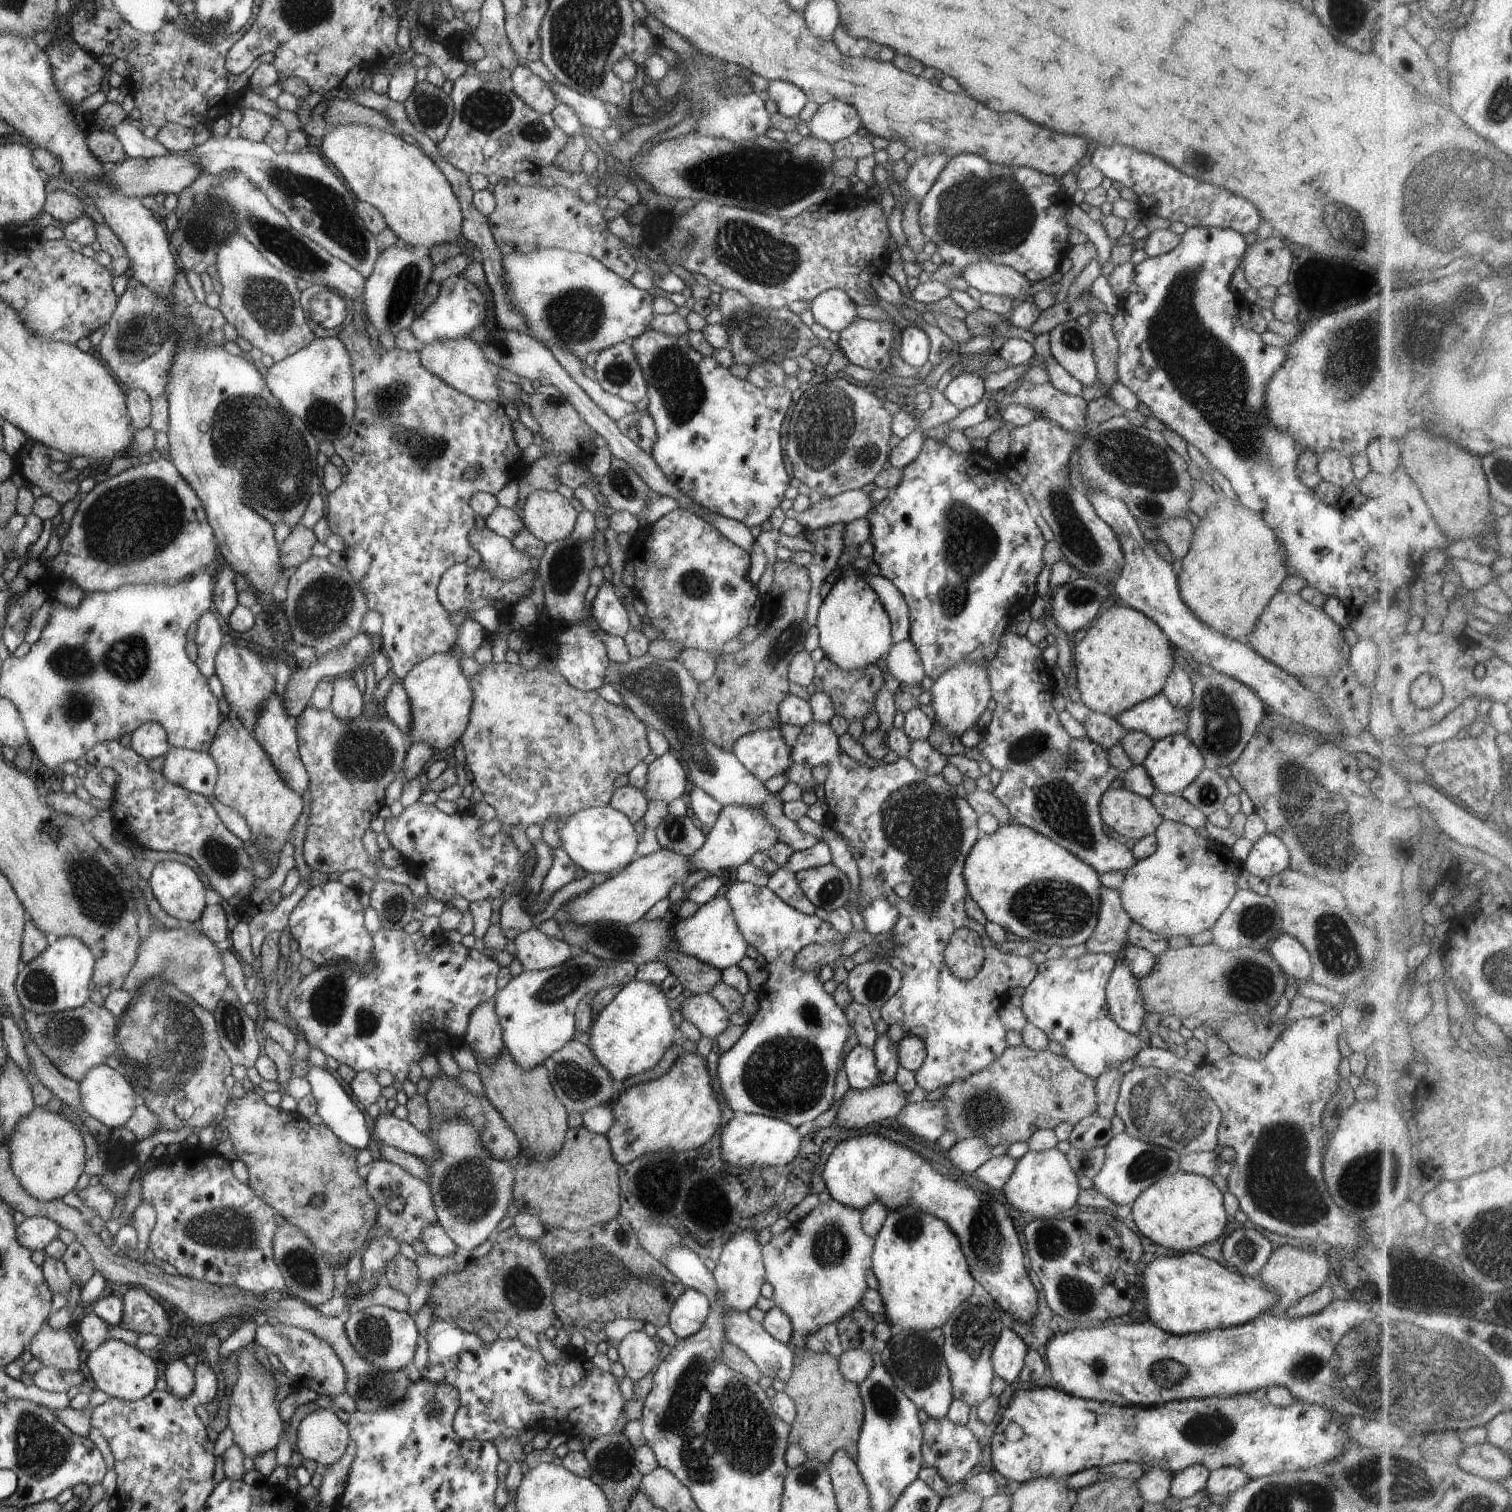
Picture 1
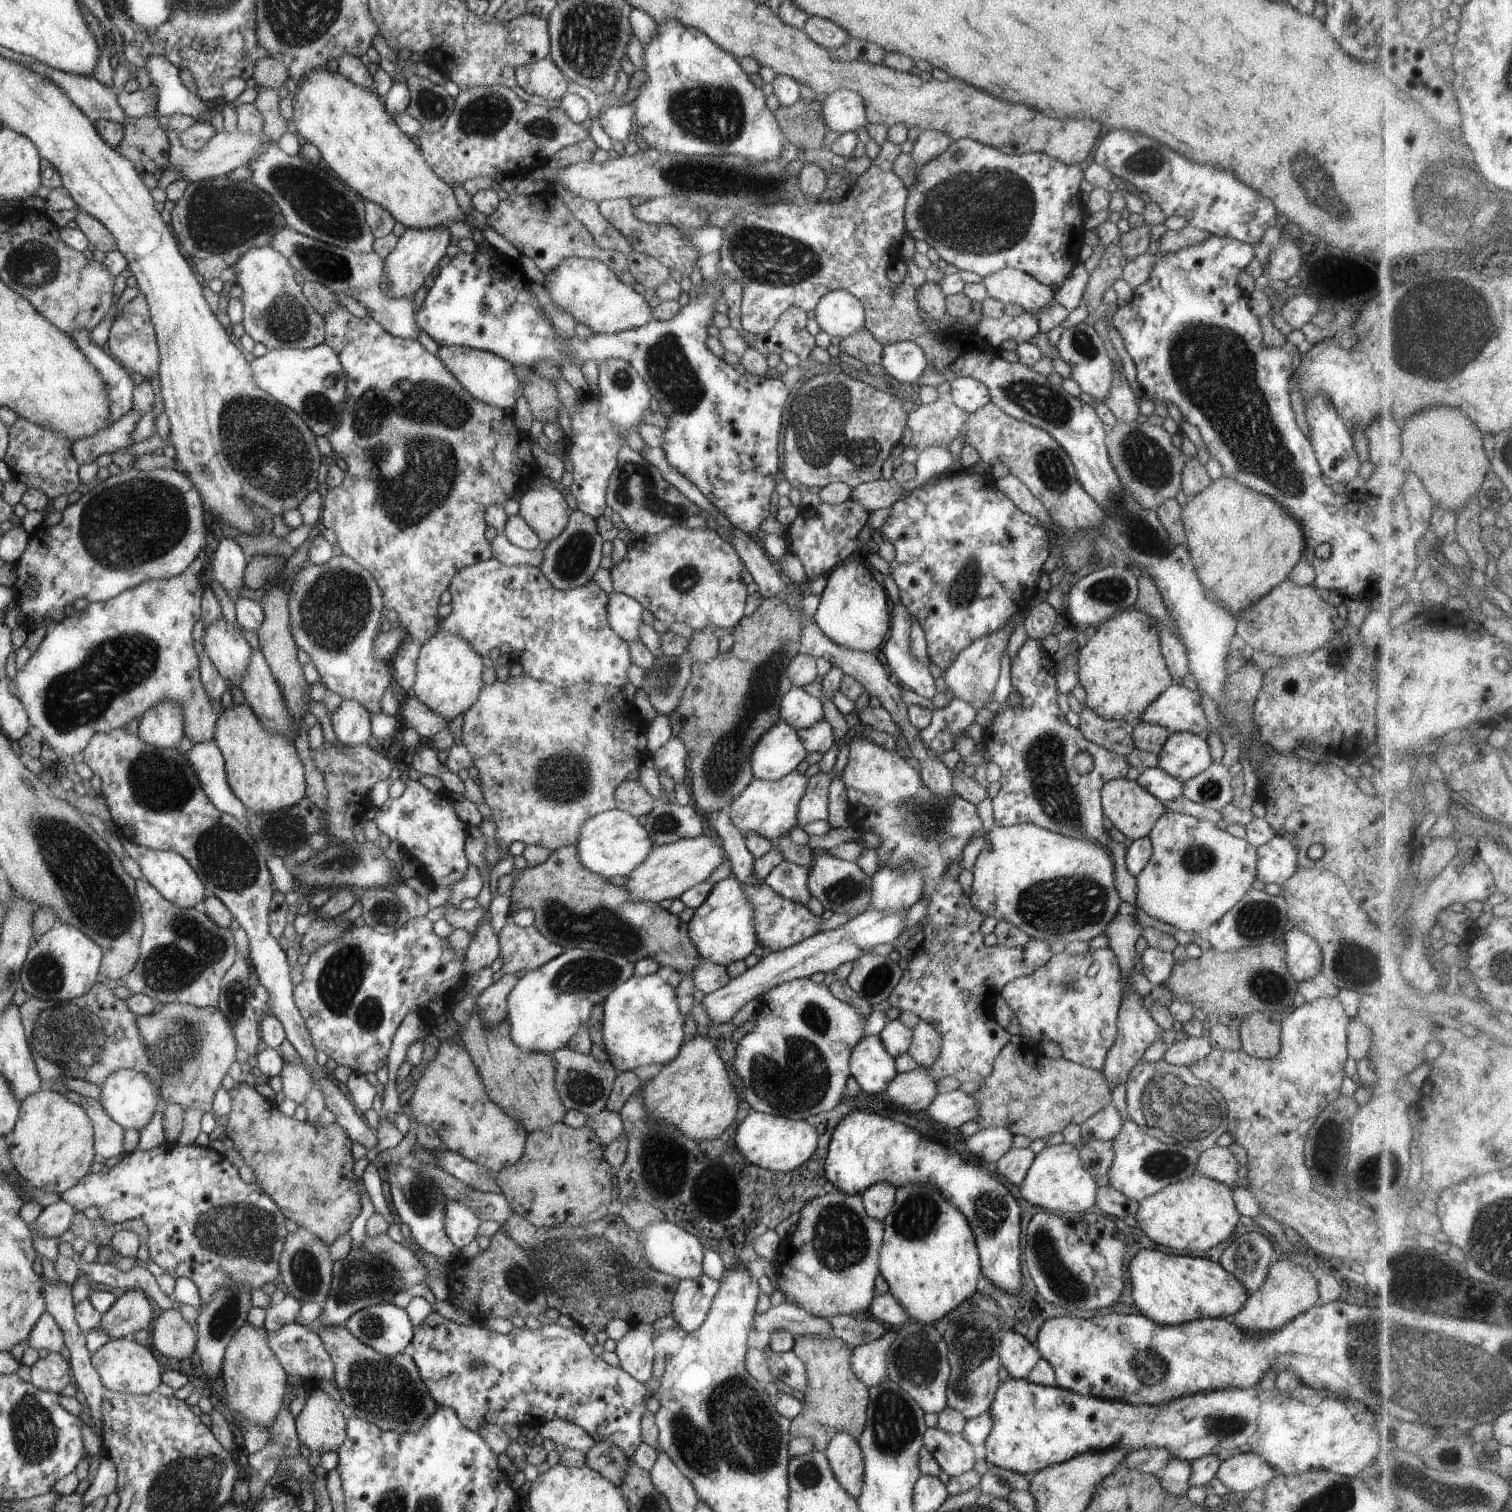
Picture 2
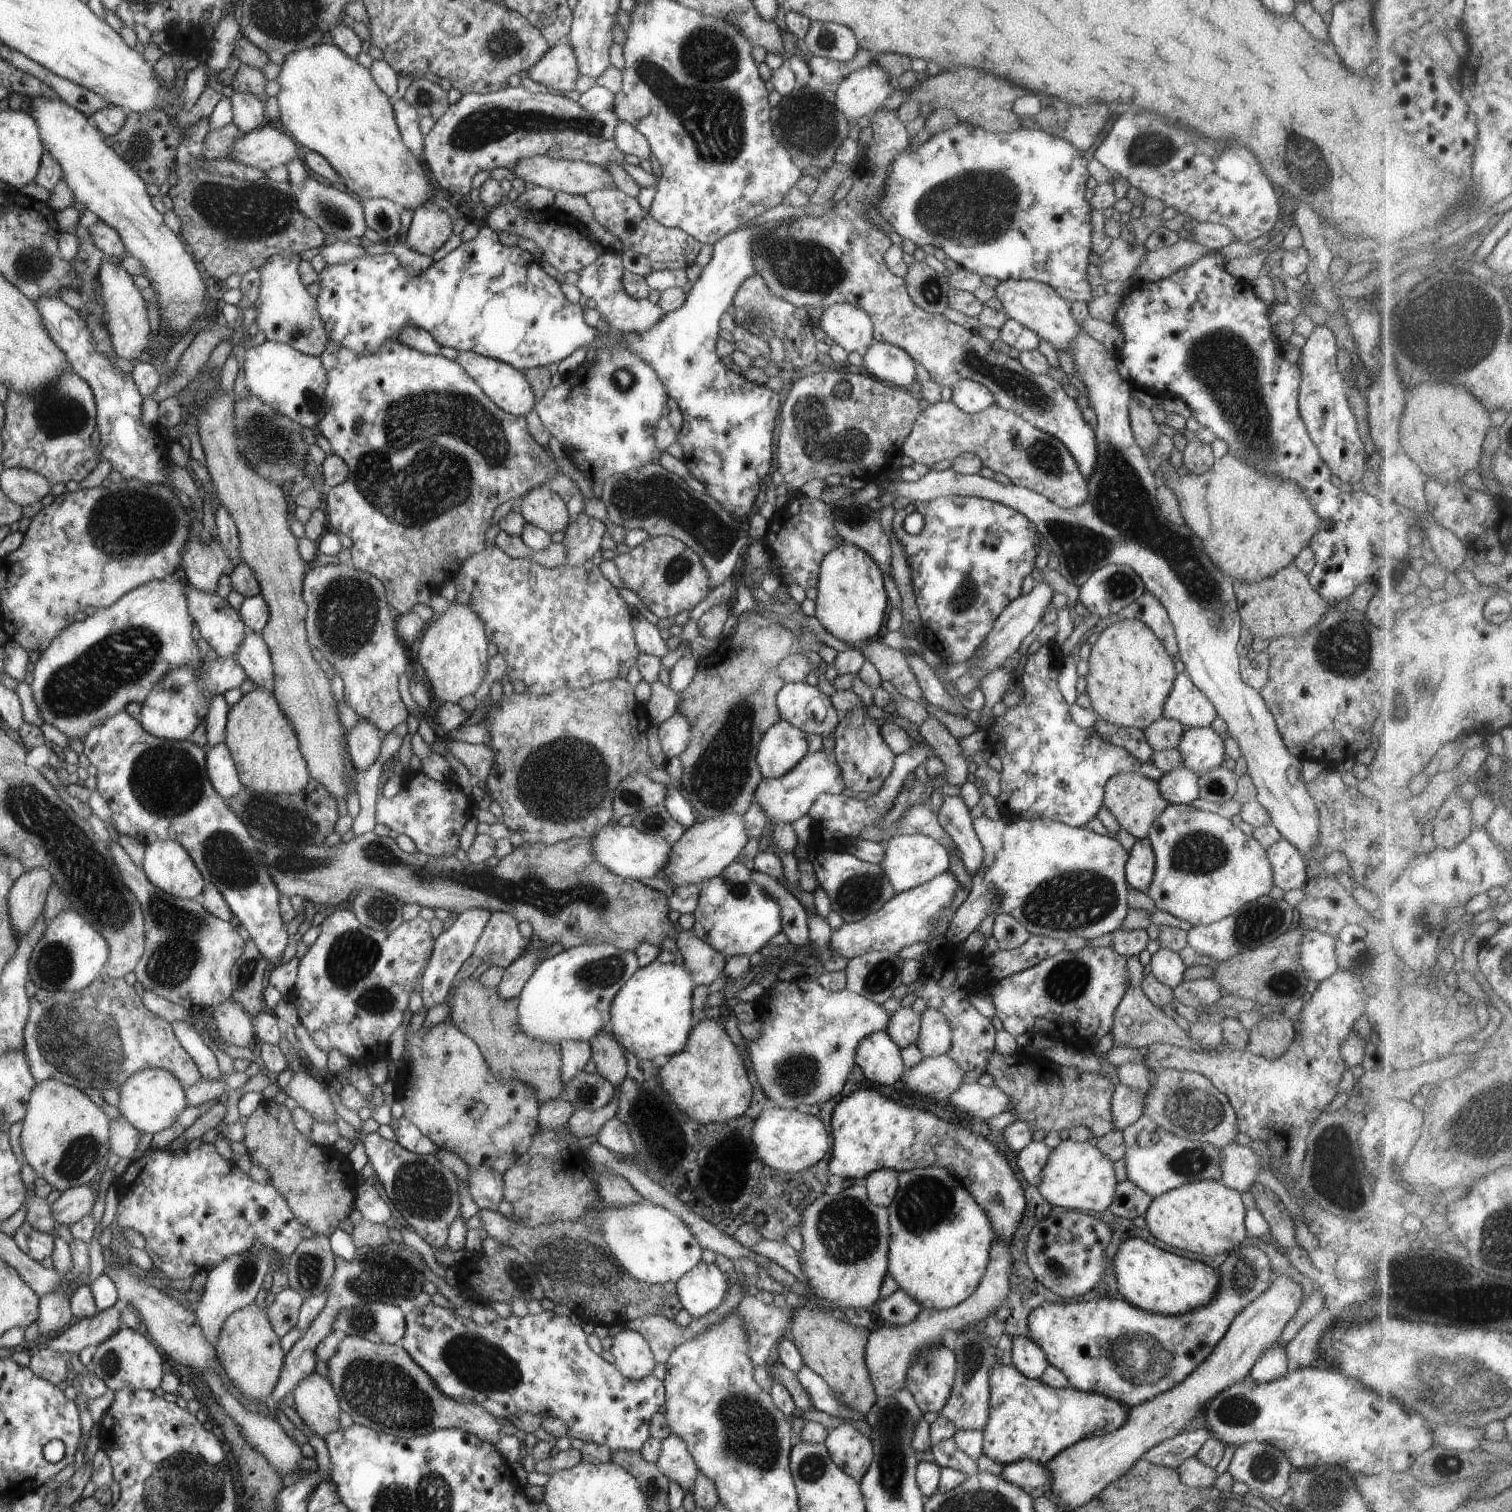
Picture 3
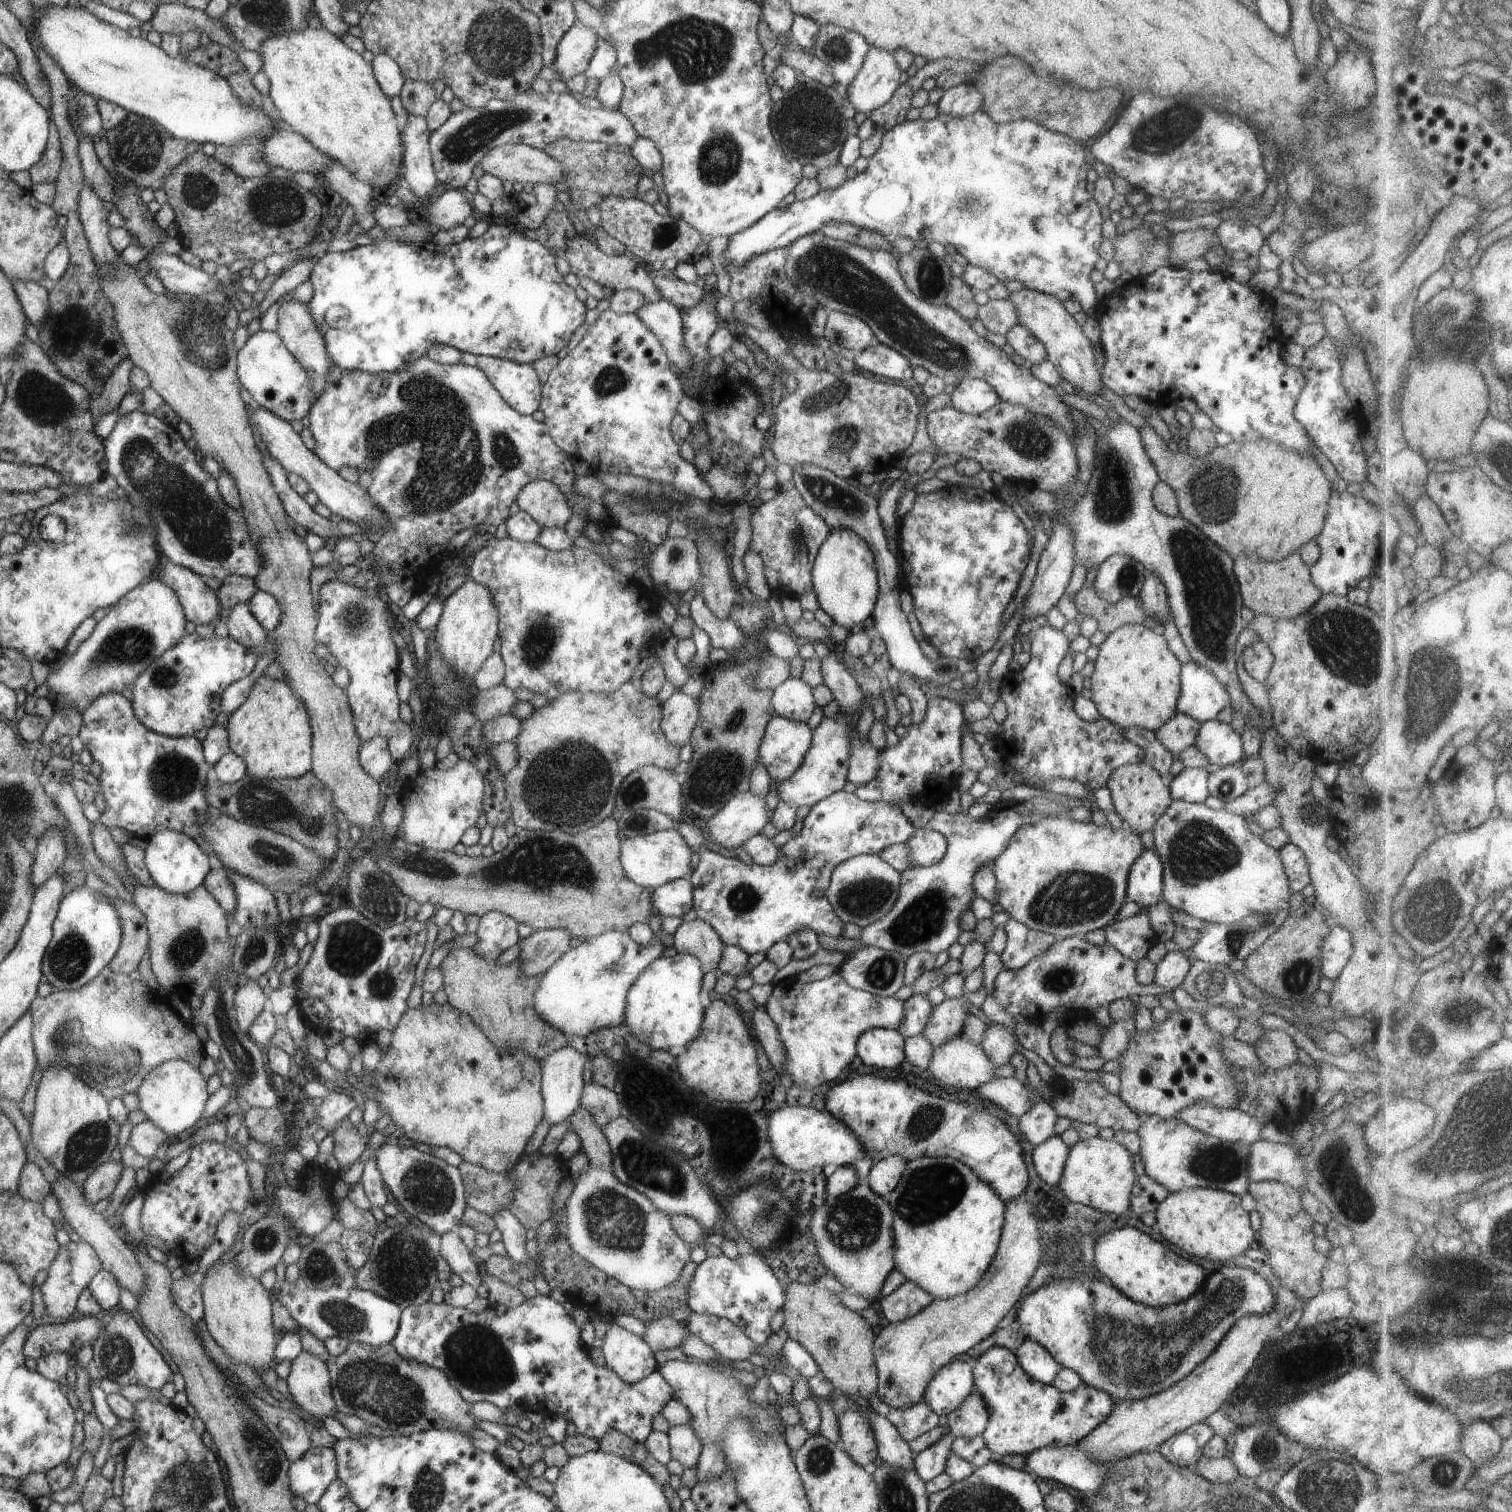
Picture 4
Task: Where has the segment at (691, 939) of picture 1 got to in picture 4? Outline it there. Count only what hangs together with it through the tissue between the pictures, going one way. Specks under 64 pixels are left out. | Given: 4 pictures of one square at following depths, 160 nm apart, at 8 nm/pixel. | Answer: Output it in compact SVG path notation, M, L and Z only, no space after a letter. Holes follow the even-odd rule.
M836 791L834 794L831 794L828 798L822 799L820 802L814 804L813 807L809 808L809 813L803 818L803 826L800 834L796 838L791 838L783 847L784 856L779 856L778 860L775 863L772 863L770 866L757 865L753 864L744 864L740 859L730 859L724 857L724 855L717 853L708 849L705 845L705 839L701 836L701 828L696 826L688 815L684 815L683 819L680 819L675 824L675 829L684 836L688 846L699 854L699 864L694 869L692 876L690 877L690 882L693 886L693 909L697 914L697 919L700 919L702 922L707 922L712 926L712 928L719 934L719 937L722 939L722 942L728 946L732 945L744 950L750 956L756 954L756 952L767 951L771 946L774 946L779 940L786 939L788 935L792 935L798 932L803 928L811 928L815 930L818 934L826 934L828 936L834 936L838 938L843 936L843 925L841 918L838 918L838 915L834 912L830 901L825 895L826 889L831 883L831 874L832 871L846 859L855 857L859 854L869 854L877 855L883 848L887 846L896 844L896 843L905 843L907 838L910 838L915 833L914 826L906 819L902 809L900 807L895 807L894 805L889 805L887 802L870 802L862 800L855 795L855 793L848 793L846 791Z

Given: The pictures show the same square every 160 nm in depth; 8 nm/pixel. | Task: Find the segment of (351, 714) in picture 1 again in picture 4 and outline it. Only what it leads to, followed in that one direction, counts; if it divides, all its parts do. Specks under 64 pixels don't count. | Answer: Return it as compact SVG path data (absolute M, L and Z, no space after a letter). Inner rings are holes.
M380 735L365 740L361 746L360 761L370 775L382 778L393 762L389 740Z

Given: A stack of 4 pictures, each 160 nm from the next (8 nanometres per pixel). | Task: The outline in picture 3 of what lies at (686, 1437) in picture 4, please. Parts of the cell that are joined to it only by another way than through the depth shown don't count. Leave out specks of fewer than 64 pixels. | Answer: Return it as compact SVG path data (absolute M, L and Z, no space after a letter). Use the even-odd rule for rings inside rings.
M670 1434L661 1442L661 1451L655 1463L663 1474L669 1478L669 1482L677 1482L678 1486L684 1491L684 1494L685 1492L692 1493L699 1470L694 1459L688 1452L686 1443L679 1436Z

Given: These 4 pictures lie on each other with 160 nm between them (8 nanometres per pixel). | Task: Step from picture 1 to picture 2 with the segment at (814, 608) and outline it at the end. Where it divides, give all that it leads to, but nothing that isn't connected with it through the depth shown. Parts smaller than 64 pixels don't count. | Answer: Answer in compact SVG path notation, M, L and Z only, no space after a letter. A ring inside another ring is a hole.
M852 499L837 505L821 502L817 507L800 508L799 513L798 518L787 528L784 540L789 552L802 563L809 582L828 574L850 554L858 552L856 537L867 524L870 514Z

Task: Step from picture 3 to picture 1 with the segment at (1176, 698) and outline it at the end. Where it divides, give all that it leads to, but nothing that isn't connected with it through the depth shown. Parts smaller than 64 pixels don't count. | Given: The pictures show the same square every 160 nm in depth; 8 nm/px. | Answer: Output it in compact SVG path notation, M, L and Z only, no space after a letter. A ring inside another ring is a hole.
M1160 693L1125 710L1115 719L1127 731L1140 731L1157 741L1168 735L1184 733L1187 714Z

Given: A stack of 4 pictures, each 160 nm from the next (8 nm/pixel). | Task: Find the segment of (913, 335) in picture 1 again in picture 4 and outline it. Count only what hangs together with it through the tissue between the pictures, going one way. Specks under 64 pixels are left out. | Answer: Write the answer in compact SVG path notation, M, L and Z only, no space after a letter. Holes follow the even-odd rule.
M875 342L865 351L861 351L853 361L860 370L866 370L866 372L890 378L890 380L906 382L912 379L914 367L910 361L897 350L880 342Z

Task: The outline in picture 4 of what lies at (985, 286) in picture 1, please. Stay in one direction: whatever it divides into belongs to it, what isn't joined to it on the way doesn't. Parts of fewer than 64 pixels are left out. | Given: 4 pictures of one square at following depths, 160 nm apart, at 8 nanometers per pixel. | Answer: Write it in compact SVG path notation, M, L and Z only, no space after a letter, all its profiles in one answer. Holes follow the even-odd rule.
M1026 287L1010 293L1007 300L1015 306L1019 324L1027 328L1036 339L1042 341L1047 358L1054 364L1061 378L1068 380L1074 388L1083 390L1086 394L1102 395L1101 386L1104 384L1096 370L1094 346L1084 335L1080 324L1077 324L1068 312L1065 304L1051 294Z

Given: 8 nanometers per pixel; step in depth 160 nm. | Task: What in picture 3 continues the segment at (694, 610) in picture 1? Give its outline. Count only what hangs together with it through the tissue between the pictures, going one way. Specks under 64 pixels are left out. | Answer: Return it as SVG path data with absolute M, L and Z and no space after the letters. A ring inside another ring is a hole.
M670 535L649 537L628 552L616 555L614 561L625 587L634 591L644 606L660 620L674 618L685 610L692 611L712 590L709 572L701 556Z

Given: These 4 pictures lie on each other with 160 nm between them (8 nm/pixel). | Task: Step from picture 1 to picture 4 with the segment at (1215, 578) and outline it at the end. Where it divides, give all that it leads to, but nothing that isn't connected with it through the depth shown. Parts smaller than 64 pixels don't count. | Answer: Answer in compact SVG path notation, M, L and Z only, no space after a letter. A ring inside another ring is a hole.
M1145 424L1139 431L1143 447L1160 480L1176 493L1182 518L1199 528L1233 559L1255 556L1262 561L1281 561L1320 534L1329 510L1331 492L1336 485L1328 480L1313 454L1301 455L1260 439L1245 443L1233 440L1223 447L1217 446L1206 456L1194 458L1186 451L1175 453L1168 449L1168 442L1152 425Z

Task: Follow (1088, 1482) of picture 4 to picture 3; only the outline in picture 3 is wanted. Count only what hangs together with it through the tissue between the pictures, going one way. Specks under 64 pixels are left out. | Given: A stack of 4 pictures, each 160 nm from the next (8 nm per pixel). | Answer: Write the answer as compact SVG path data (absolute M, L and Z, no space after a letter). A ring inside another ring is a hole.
M1023 1460L1003 1466L1000 1476L1024 1490L1044 1488L1051 1483L1051 1474L1044 1465L1031 1460Z

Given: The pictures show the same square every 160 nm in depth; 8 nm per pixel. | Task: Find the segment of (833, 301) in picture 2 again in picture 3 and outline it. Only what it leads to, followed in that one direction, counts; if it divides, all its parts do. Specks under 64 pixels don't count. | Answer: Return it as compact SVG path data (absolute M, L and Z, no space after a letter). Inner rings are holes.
M834 303L822 313L819 324L835 344L851 353L864 353L874 342L873 322L863 309L850 303Z

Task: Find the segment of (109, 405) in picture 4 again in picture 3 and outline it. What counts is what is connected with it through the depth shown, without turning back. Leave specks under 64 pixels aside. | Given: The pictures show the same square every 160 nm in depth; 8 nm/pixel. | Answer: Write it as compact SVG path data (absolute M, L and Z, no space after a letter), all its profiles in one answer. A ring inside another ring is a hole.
M101 262L98 274L102 287L102 302L105 303L107 312L107 326L112 336L113 350L124 360L134 362L140 359L140 354L150 344L150 320L148 320L148 306L140 296L140 290L136 288L132 275L119 263Z

